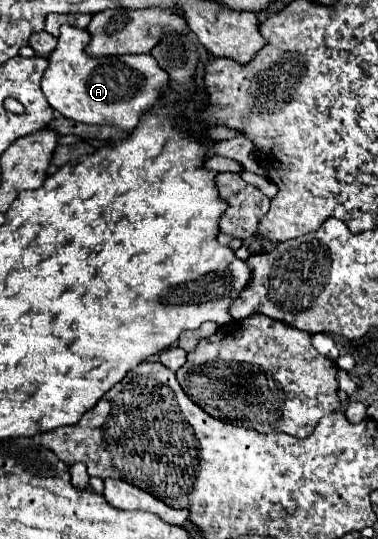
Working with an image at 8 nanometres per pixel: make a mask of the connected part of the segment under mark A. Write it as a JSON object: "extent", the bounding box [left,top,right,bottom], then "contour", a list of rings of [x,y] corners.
{"extent":[42,25,166,131],"contour":[[[62,25],[56,49],[48,55],[48,67],[42,77],[42,93],[50,107],[62,117],[86,125],[112,125],[132,131],[138,125],[140,113],[154,105],[160,91],[166,89],[166,73],[150,61],[150,55],[120,55],[120,57],[90,57],[84,47],[90,35],[72,25]]]}

